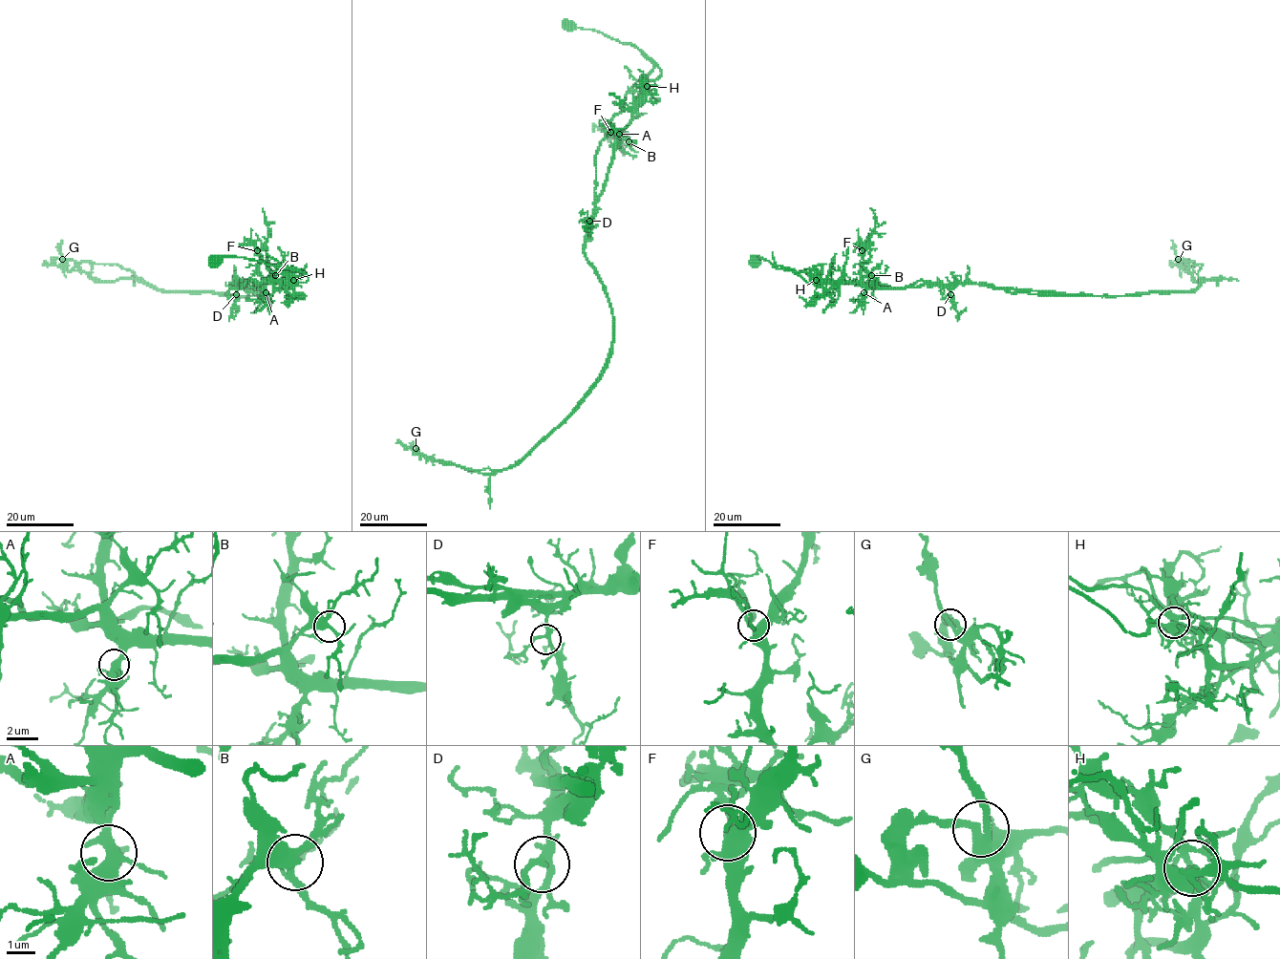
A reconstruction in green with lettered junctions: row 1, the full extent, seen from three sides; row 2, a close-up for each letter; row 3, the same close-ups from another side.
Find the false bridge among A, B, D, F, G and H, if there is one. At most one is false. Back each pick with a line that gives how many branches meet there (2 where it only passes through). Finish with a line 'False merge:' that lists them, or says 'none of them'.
H: branches 4
False merge: H

